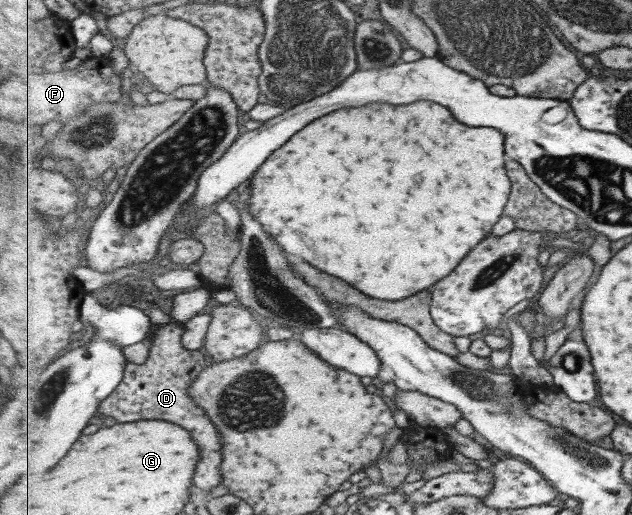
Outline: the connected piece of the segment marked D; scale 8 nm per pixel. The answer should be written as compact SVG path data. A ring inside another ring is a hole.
M177 323L164 324L155 327L148 334L148 338L152 340L151 350L147 362L143 364L127 363L124 372L124 380L121 382L117 390L113 392L108 399L105 399L100 406L100 412L106 417L111 416L119 423L135 423L140 420L166 420L175 424L181 424L183 428L187 428L193 438L197 440L199 448L201 448L201 464L197 466L197 480L195 484L203 490L213 490L219 487L223 480L221 474L221 464L223 464L223 452L221 452L221 442L219 442L219 434L215 424L211 422L209 416L205 416L207 412L203 407L197 404L190 392L191 385L194 380L205 370L207 360L203 356L202 350L189 350L183 344L183 335L185 334L185 325L182 327Z

